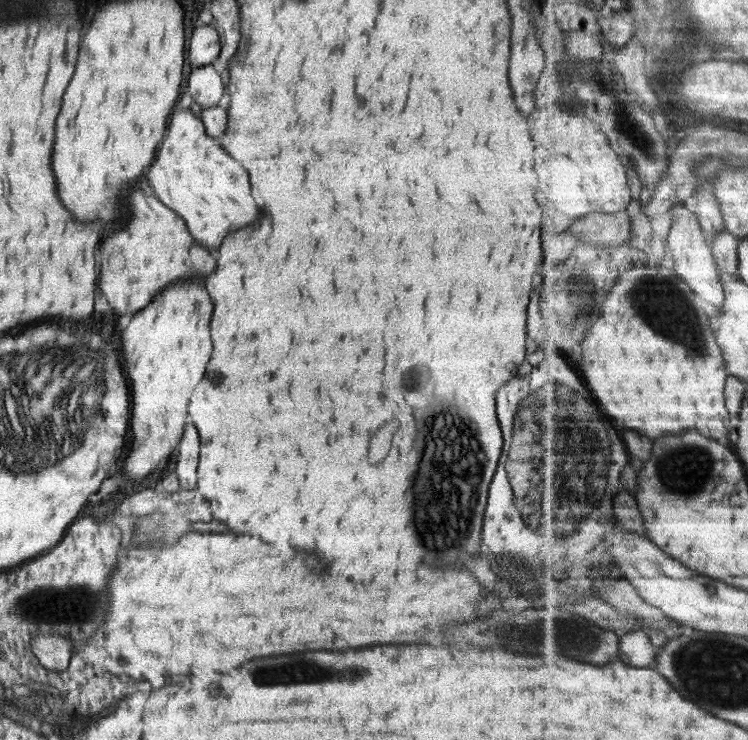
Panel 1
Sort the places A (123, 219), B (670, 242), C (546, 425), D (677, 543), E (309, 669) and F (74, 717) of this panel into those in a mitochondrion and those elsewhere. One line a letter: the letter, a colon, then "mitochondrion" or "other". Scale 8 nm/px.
A: other
B: other
C: mitochondrion
D: other
E: mitochondrion
F: other

